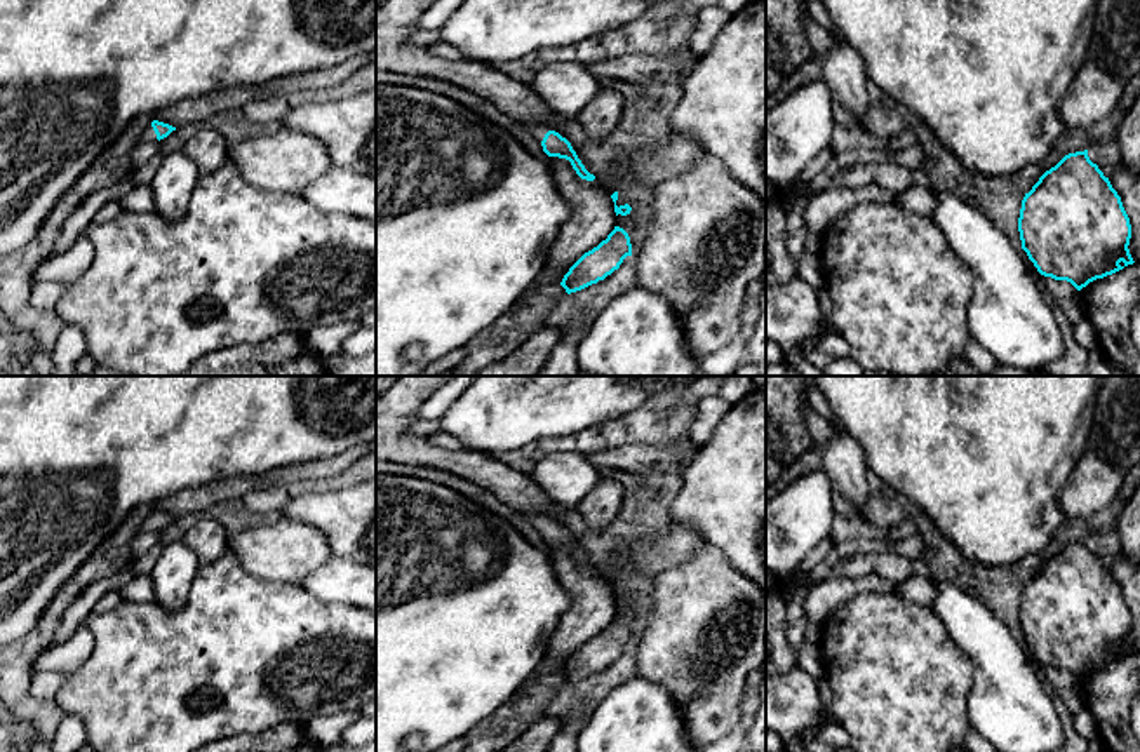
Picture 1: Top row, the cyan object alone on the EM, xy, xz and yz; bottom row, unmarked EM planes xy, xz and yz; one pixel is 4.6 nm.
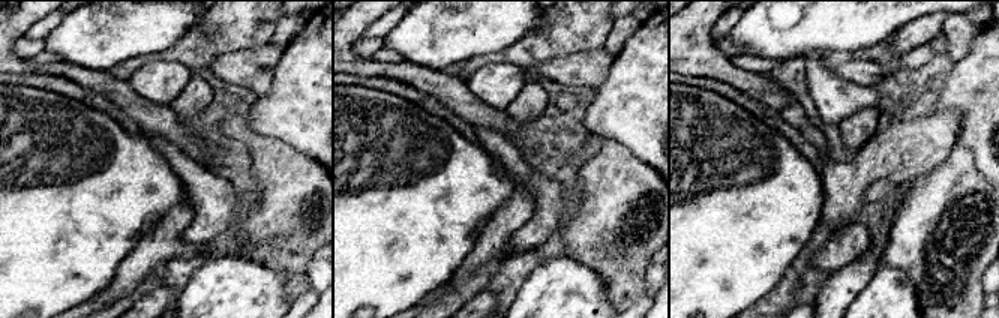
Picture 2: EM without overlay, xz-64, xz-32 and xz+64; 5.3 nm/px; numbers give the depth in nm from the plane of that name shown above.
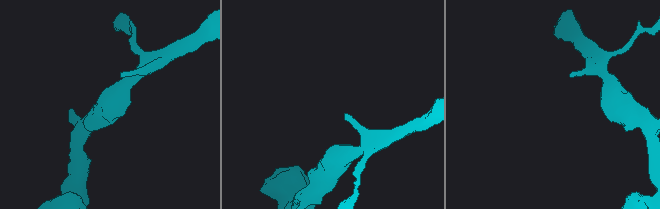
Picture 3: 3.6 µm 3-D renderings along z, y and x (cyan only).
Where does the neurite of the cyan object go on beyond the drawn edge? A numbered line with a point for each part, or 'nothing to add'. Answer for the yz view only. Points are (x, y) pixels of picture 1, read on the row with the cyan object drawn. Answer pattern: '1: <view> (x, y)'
nothing to add

